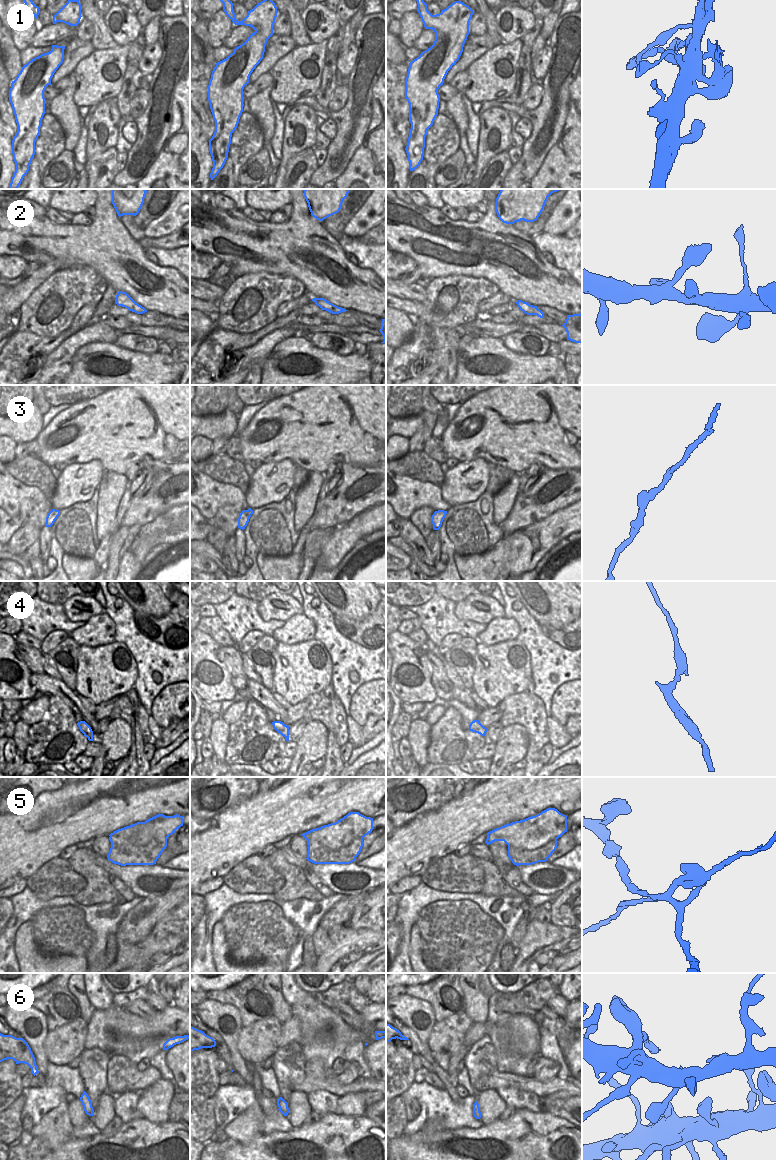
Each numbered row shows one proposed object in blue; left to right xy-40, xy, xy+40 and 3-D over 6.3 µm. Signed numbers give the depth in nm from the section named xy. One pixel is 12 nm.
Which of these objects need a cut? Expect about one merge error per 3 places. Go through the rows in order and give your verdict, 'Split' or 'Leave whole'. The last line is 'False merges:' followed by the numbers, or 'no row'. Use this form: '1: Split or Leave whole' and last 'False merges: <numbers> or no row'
1: Leave whole
2: Leave whole
3: Leave whole
4: Leave whole
5: Split
6: Leave whole
False merges: 5.

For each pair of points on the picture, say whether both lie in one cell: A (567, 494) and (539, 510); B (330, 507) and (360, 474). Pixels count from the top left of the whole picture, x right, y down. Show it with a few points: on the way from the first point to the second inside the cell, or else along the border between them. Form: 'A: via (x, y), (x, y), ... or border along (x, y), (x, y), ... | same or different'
A: via (560, 495), (546, 503) | same
B: via (338, 499), (352, 482) | same

